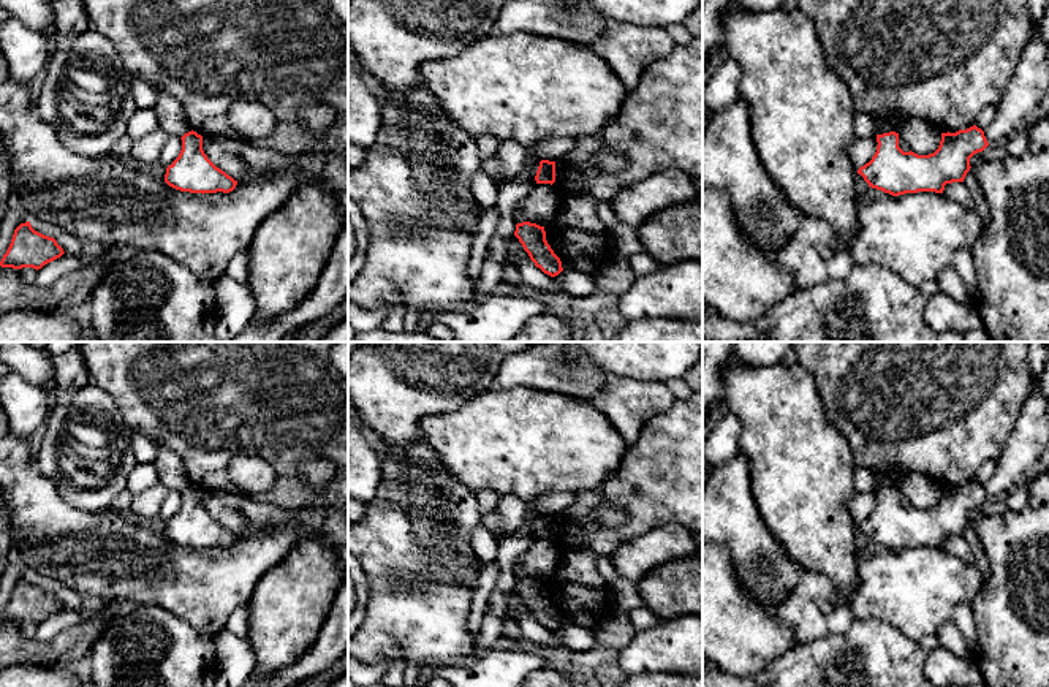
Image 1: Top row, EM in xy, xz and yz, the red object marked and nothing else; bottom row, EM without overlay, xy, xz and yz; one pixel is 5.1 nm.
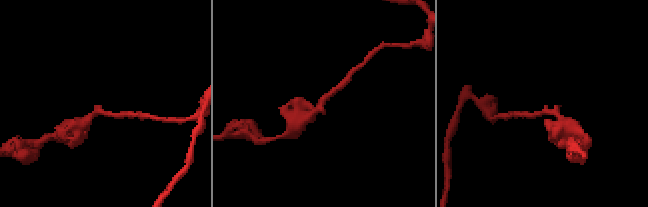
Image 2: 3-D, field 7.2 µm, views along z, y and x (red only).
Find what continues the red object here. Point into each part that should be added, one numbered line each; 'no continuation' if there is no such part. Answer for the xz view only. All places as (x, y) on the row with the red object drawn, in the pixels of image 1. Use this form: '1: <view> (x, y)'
no continuation

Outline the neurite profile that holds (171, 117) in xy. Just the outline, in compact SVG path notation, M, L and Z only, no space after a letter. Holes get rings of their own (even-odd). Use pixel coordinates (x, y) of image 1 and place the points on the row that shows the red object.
M158 92L153 111L157 112L160 128L168 136L182 138L185 133L191 131L182 104L172 95Z

